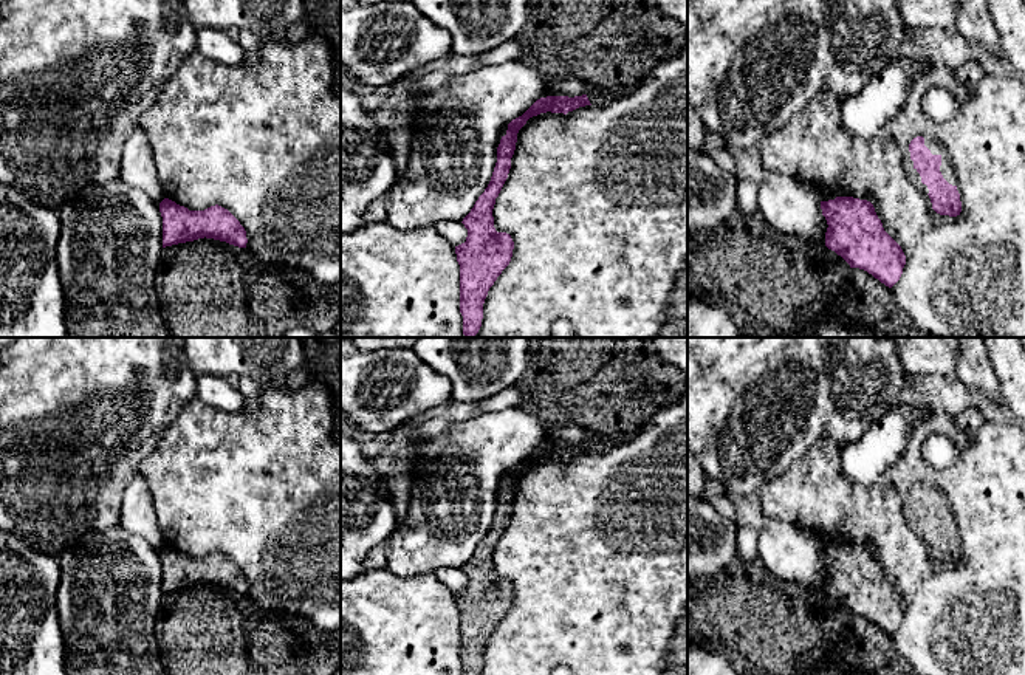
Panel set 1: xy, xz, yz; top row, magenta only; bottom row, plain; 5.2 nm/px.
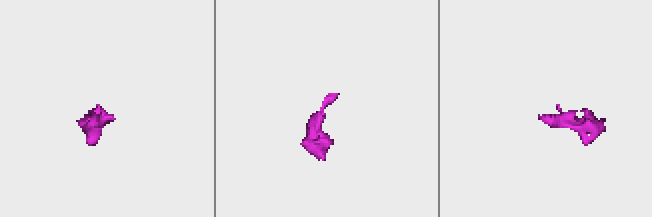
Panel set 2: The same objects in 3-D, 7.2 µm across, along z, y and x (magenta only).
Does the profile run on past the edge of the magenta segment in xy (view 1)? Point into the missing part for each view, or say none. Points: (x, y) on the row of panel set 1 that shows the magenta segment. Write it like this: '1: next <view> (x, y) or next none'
1: next none

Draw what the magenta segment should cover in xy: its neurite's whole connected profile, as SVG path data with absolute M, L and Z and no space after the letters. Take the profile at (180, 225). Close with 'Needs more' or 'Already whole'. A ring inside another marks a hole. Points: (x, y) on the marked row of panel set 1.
M164 198L159 203L159 212L163 217L163 248L204 237L246 248L245 228L228 209L218 204L204 211L189 211Z. Already whole

